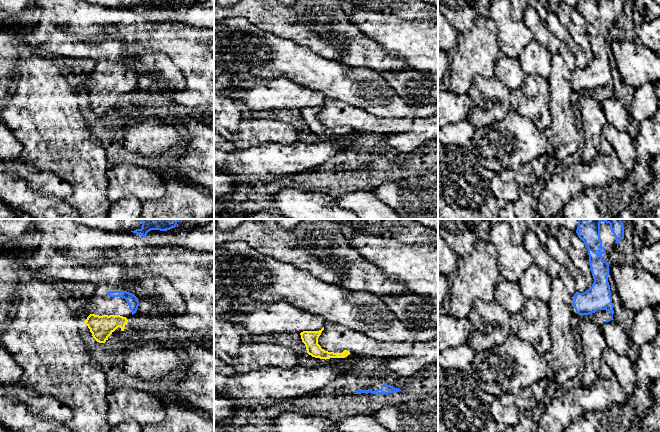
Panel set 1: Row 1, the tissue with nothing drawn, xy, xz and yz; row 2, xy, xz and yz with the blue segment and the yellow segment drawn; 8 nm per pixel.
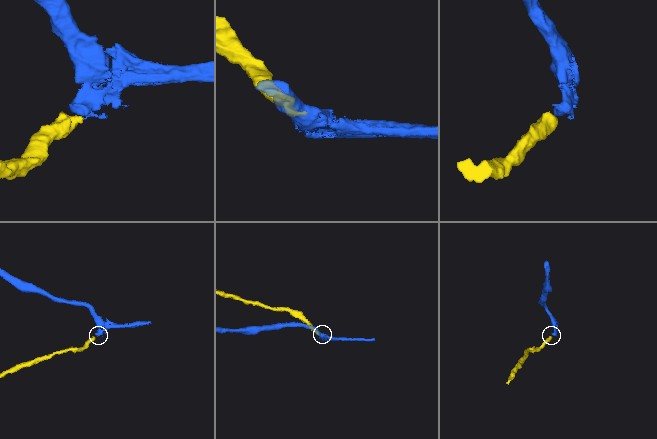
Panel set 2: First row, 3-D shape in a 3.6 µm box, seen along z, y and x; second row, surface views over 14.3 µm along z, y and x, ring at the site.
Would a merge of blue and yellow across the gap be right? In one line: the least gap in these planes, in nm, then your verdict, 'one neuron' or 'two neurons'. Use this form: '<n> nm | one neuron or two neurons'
60 nm | one neuron

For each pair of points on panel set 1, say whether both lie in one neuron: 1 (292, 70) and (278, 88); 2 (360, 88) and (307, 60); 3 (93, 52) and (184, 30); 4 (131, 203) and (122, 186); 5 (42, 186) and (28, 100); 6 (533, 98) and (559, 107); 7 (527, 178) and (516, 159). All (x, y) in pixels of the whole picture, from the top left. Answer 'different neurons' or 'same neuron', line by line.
1: different neurons
2: same neuron
3: same neuron
4: different neurons
5: different neurons
6: different neurons
7: different neurons

